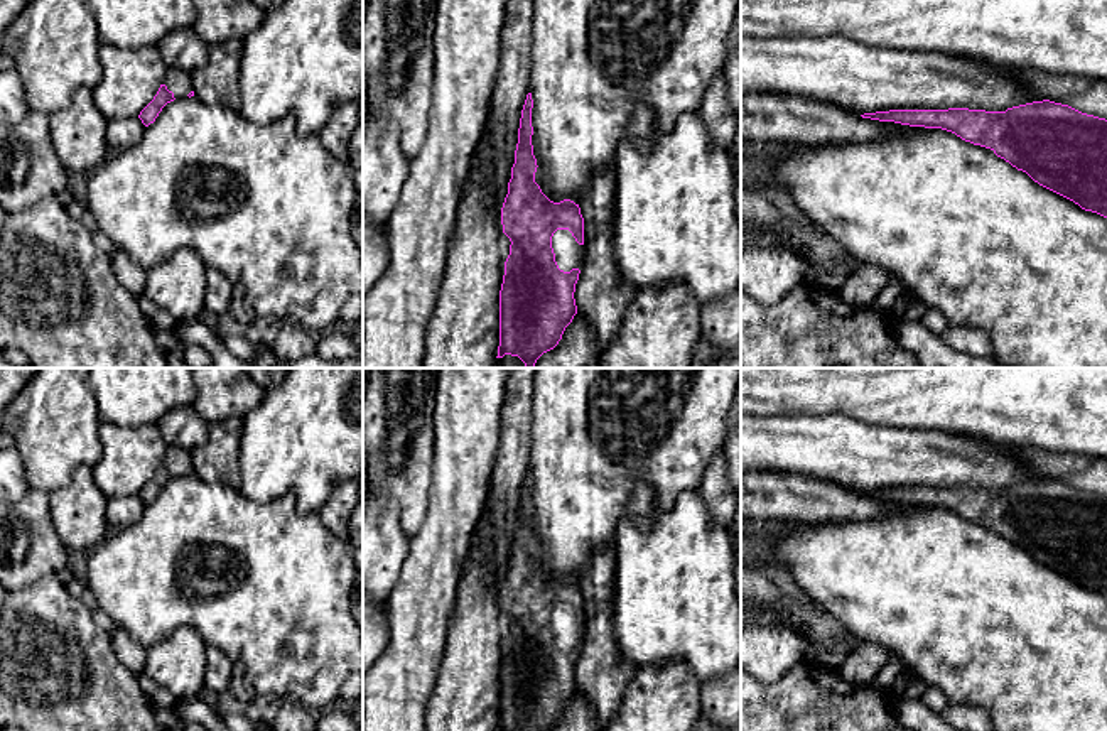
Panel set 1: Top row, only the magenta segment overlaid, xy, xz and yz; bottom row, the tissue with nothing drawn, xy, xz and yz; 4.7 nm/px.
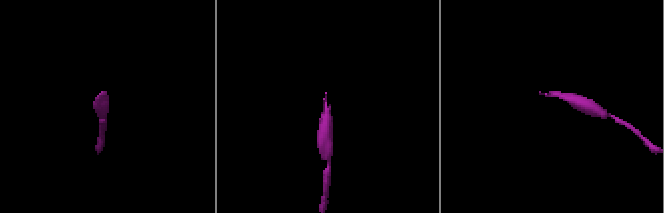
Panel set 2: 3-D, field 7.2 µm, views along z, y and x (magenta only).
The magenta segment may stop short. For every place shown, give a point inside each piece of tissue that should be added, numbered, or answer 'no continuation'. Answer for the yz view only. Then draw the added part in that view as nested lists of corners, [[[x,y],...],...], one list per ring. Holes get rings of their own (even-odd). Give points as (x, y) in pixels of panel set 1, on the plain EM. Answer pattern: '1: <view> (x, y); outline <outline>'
no continuation

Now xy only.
1: xy (176, 458); outline [[[169,446],[164,463],[174,471],[176,478],[187,476],[187,473],[192,469],[191,451],[186,451],[179,446]]]

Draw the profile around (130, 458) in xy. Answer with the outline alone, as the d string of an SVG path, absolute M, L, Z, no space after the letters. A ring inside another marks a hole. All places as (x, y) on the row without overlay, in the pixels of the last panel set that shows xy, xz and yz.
M101 422L98 436L103 456L93 466L93 478L108 500L138 495L169 449L155 424L130 427Z

